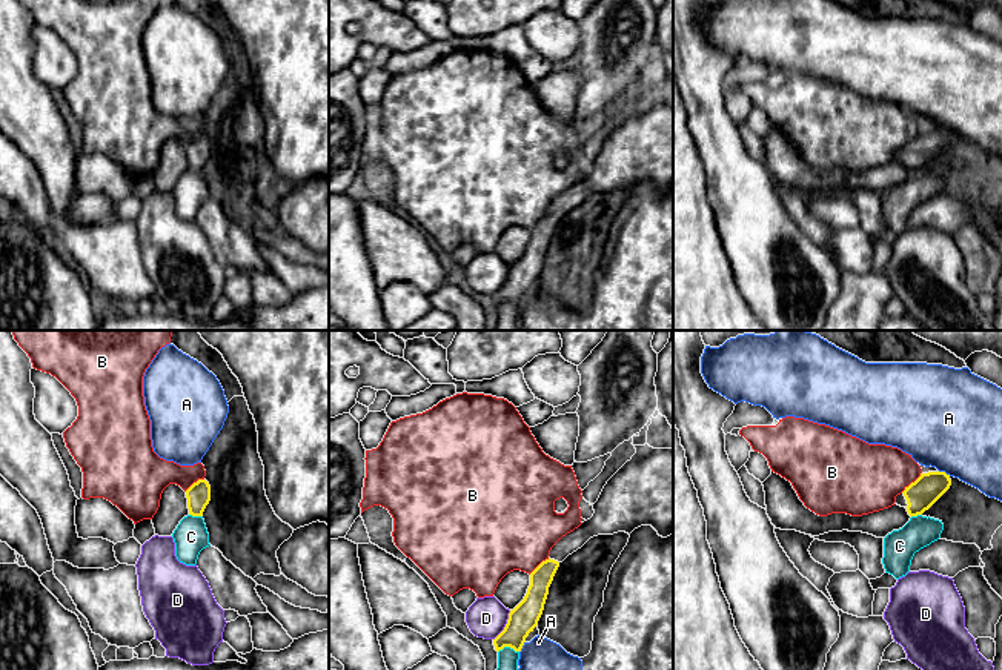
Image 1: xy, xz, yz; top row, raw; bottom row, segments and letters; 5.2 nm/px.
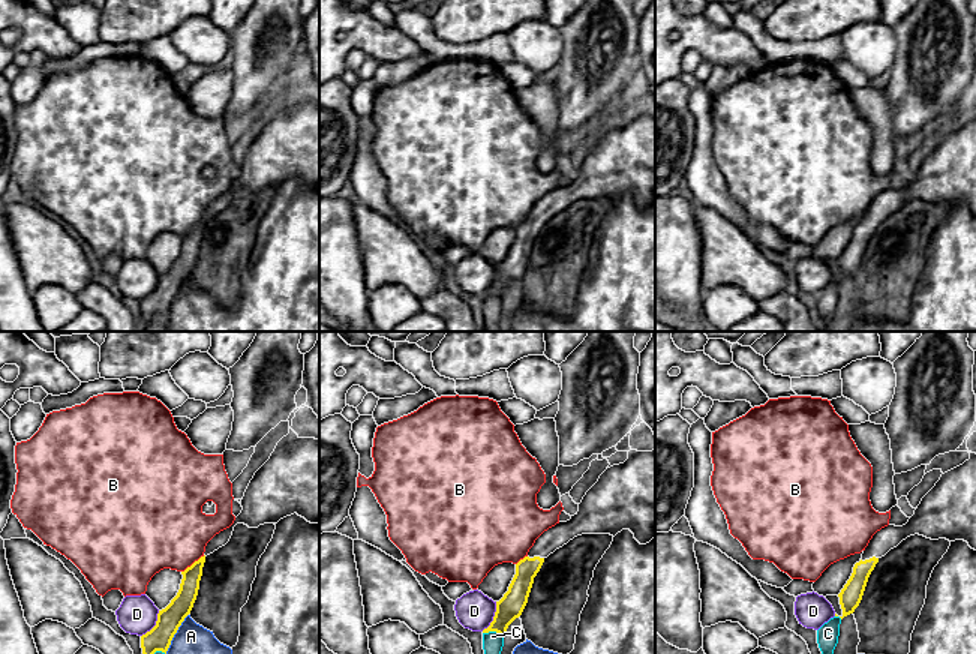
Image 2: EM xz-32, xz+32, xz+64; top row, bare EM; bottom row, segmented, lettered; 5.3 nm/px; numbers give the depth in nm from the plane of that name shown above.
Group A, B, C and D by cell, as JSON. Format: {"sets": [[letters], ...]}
{"sets": [["A"], ["B"], ["C"], ["D"]]}

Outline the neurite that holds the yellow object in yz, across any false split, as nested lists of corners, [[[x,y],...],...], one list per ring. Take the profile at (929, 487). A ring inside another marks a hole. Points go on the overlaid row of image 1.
[[[928,472],[911,483],[896,496],[896,502],[905,507],[910,516],[922,515],[928,510],[951,486],[950,475],[945,472]]]

